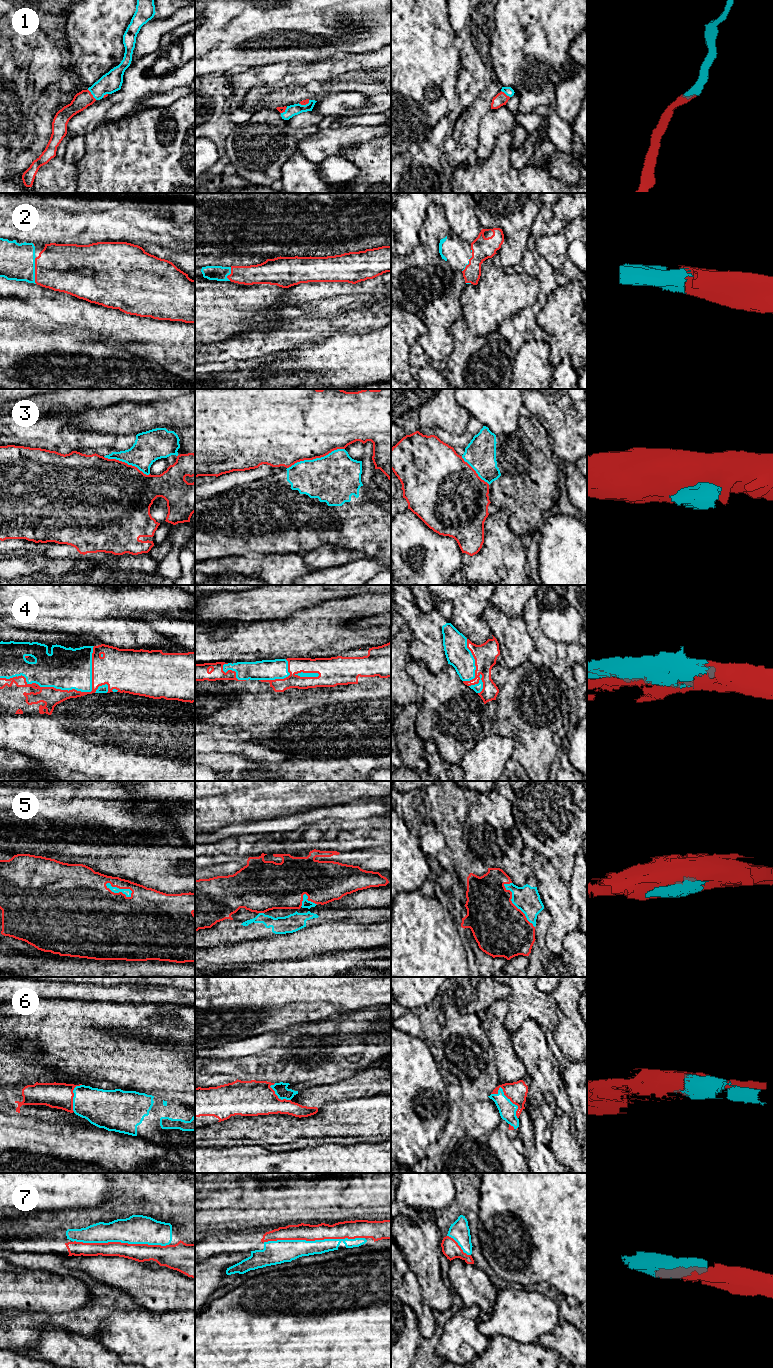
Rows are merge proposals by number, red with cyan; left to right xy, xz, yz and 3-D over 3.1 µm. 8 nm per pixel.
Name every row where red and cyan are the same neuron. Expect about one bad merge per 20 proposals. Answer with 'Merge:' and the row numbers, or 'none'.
Merge: 1, 2, 3, 4, 5, 6, 7

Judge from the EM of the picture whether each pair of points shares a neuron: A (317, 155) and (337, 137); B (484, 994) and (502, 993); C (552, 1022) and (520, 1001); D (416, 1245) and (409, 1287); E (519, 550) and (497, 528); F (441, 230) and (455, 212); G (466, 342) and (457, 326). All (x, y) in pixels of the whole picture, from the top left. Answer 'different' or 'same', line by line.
A: same
B: same
C: same
D: different
E: same
F: different
G: same

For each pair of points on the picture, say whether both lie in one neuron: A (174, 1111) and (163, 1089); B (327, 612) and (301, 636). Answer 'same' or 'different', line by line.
A: different
B: same

